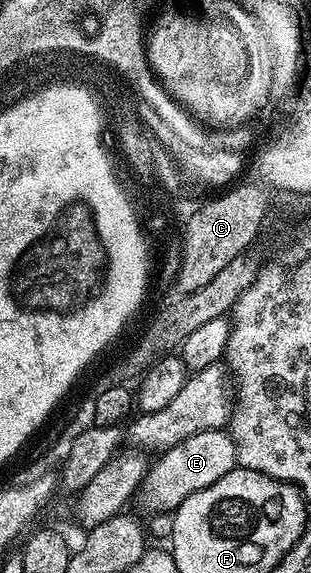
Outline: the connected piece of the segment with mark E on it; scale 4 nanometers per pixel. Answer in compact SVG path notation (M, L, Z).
M225 429L199 431L199 435L191 435L183 439L175 447L164 450L158 462L155 461L145 476L139 490L139 502L150 514L175 511L195 491L203 491L211 487L211 483L219 483L223 475L238 468L237 448L233 436Z

